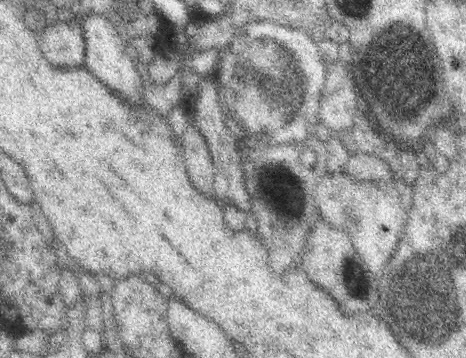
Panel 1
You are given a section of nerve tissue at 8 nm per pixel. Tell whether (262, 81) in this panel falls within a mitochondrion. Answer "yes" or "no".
no

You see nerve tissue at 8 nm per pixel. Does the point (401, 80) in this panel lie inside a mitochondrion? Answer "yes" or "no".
yes

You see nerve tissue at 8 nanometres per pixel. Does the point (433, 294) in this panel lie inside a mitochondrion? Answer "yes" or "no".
yes

